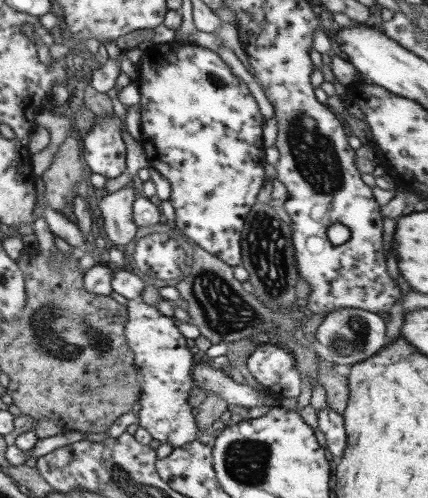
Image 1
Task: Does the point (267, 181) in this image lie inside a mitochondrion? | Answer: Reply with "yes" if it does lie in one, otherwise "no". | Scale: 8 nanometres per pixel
no

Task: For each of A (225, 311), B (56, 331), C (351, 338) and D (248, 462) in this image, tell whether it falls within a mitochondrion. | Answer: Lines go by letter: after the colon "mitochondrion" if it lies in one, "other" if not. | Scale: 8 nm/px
A: mitochondrion
B: mitochondrion
C: mitochondrion
D: mitochondrion

